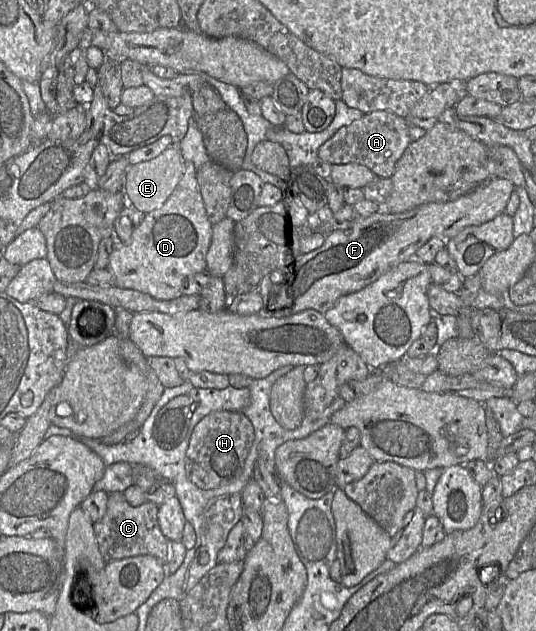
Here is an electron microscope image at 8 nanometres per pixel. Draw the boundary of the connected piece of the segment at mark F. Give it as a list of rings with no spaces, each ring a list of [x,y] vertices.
[[[491,177],[475,190],[454,201],[424,203],[401,213],[375,212],[368,217],[357,217],[349,228],[335,230],[326,235],[325,242],[319,249],[302,254],[290,265],[265,275],[256,288],[262,297],[262,308],[258,315],[263,318],[280,318],[308,309],[325,313],[334,307],[340,297],[362,290],[389,270],[414,259],[418,249],[430,239],[451,239],[468,226],[484,224],[504,213],[514,191],[515,186],[511,181]]]

